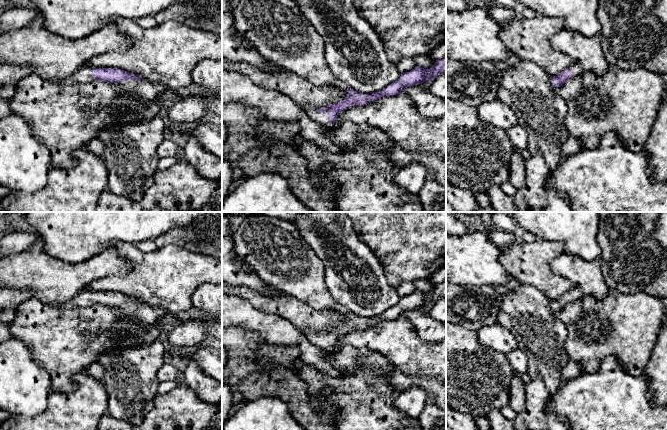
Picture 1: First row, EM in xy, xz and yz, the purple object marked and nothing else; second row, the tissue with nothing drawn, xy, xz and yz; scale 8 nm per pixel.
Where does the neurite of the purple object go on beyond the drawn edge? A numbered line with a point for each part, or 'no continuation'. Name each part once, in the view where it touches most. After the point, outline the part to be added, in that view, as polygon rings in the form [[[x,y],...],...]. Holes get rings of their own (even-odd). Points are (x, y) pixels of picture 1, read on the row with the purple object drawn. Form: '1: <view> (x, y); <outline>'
1: xz (322, 118); [[[300,103],[298,106],[314,121],[321,124],[329,124],[328,122],[328,112],[325,107],[322,107],[324,110],[321,114],[316,112],[317,107],[311,106],[308,103]]]

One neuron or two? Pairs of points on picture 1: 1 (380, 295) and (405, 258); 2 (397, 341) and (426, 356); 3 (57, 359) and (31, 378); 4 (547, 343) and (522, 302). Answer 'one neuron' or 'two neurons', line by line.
1: two neurons
2: one neuron
3: two neurons
4: one neuron

